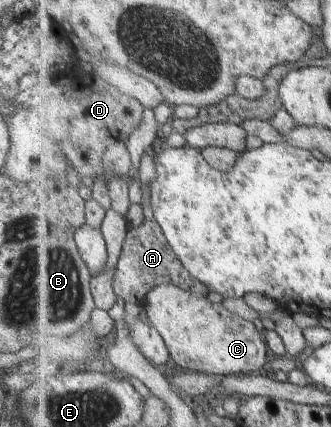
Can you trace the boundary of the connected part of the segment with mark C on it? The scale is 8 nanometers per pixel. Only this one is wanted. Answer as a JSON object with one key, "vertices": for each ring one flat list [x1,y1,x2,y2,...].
{"vertices":[[169,282,148,293,145,308,150,322,164,337,173,361,182,368,229,377,266,371,269,351,264,331,257,329,253,321,225,309,225,305]]}

